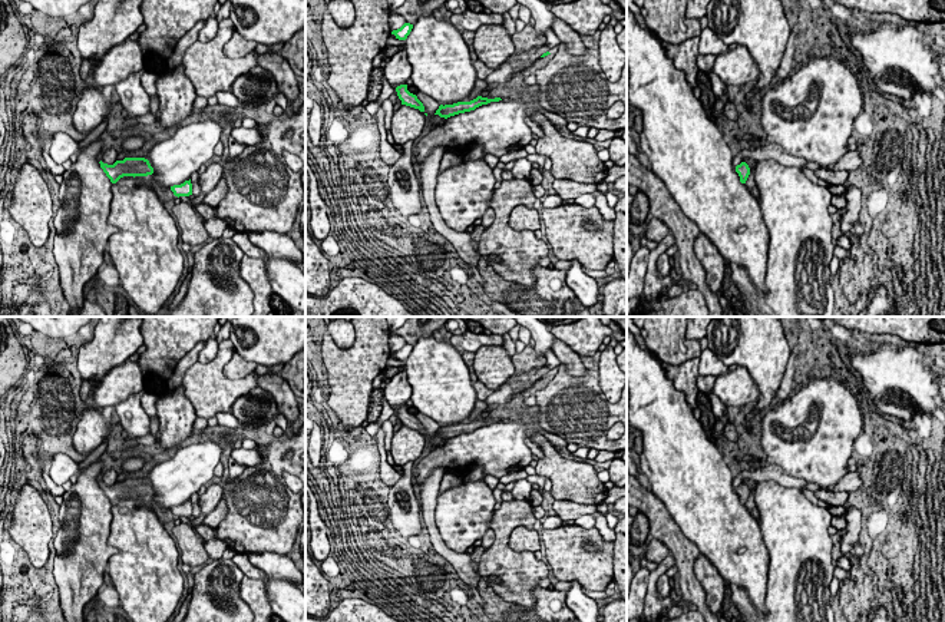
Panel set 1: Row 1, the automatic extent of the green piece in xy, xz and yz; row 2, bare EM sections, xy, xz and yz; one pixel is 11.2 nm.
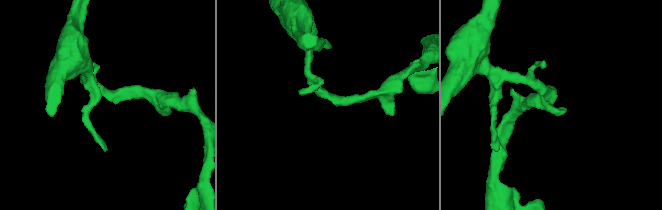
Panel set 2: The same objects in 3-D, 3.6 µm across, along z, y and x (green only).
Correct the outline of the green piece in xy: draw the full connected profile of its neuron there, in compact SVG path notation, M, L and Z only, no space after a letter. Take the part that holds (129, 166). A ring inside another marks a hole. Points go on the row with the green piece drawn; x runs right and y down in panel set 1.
M125 158L123 161L116 161L113 165L99 162L100 168L110 179L116 183L123 176L148 176L153 173L153 168L145 158Z

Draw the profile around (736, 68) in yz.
M746 46L717 54L713 72L724 85L741 86L757 80L759 67Z

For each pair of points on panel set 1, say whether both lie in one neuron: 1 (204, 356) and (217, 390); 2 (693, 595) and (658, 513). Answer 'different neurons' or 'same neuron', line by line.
1: different neurons
2: same neuron

